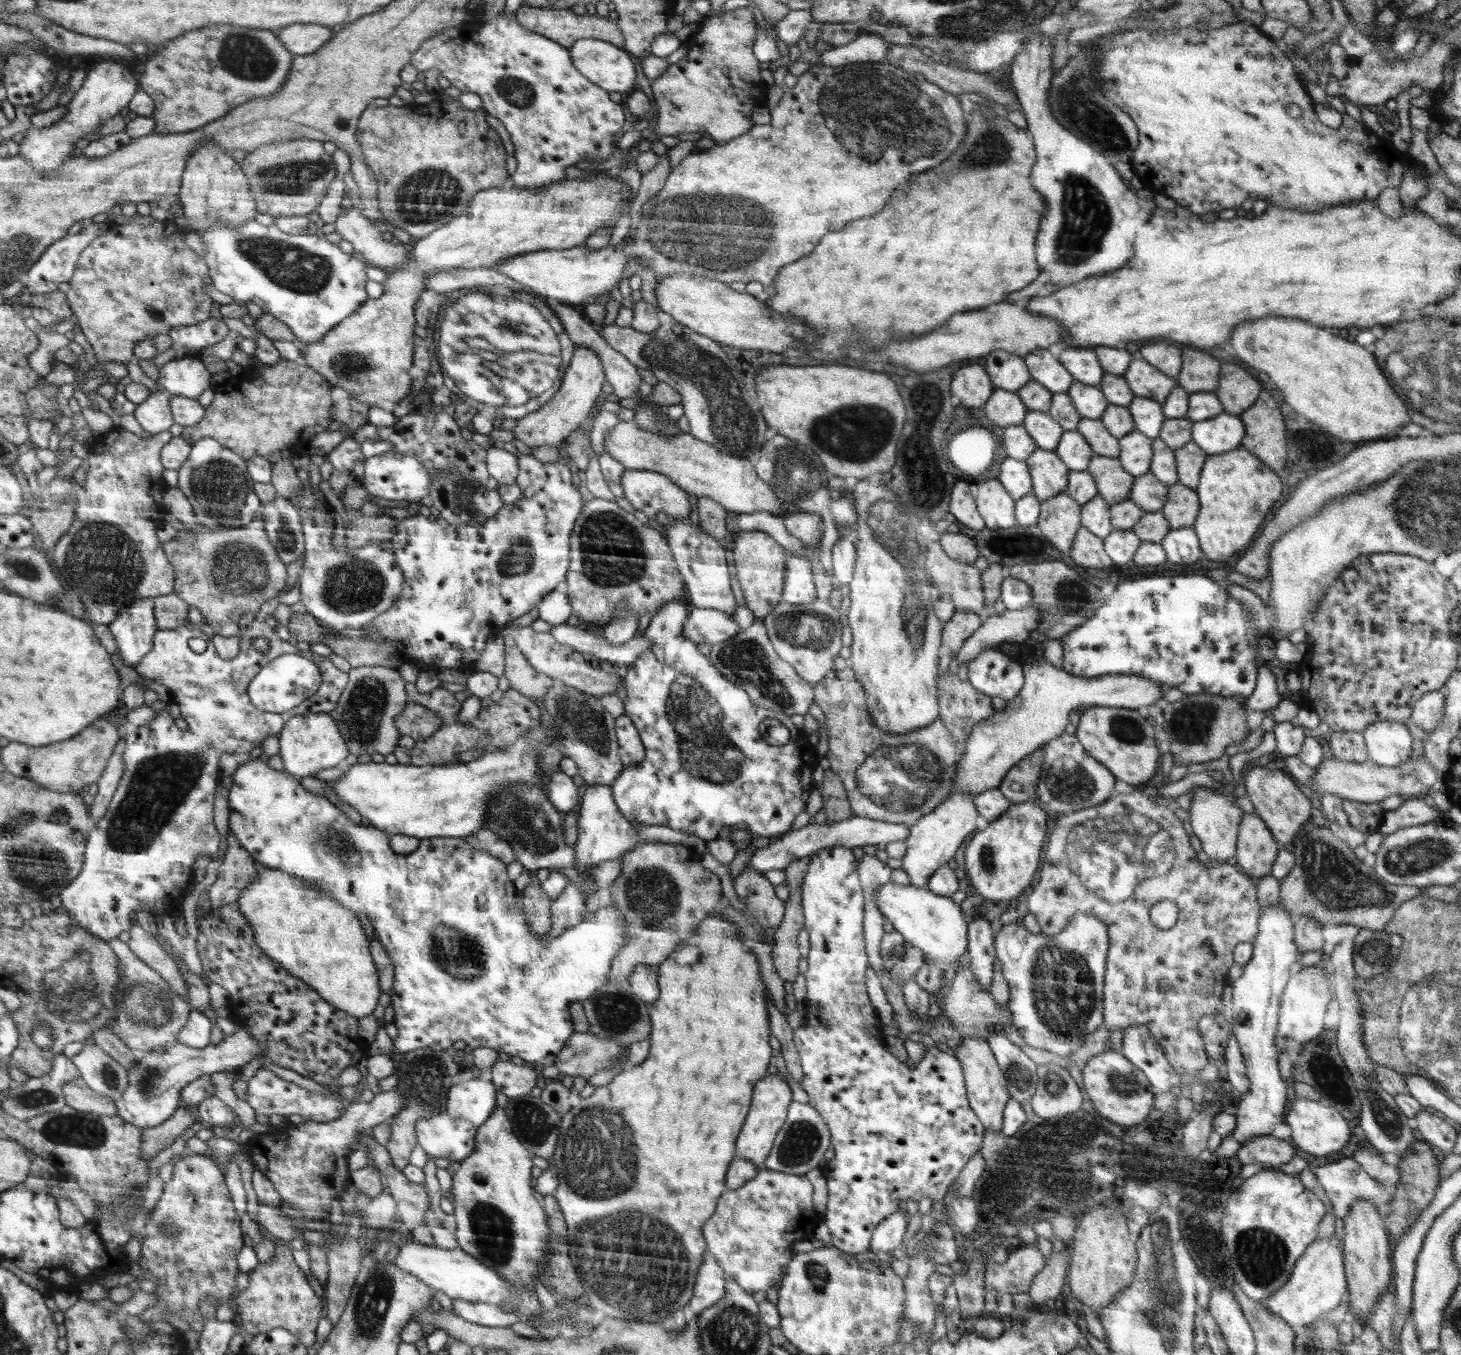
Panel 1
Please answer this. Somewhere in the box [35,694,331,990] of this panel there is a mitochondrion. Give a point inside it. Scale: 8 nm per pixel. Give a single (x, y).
(160, 783)

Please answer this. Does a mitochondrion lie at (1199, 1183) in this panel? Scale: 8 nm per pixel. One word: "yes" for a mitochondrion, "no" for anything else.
yes

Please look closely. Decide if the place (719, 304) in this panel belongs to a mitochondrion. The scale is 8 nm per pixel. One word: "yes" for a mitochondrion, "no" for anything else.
no

